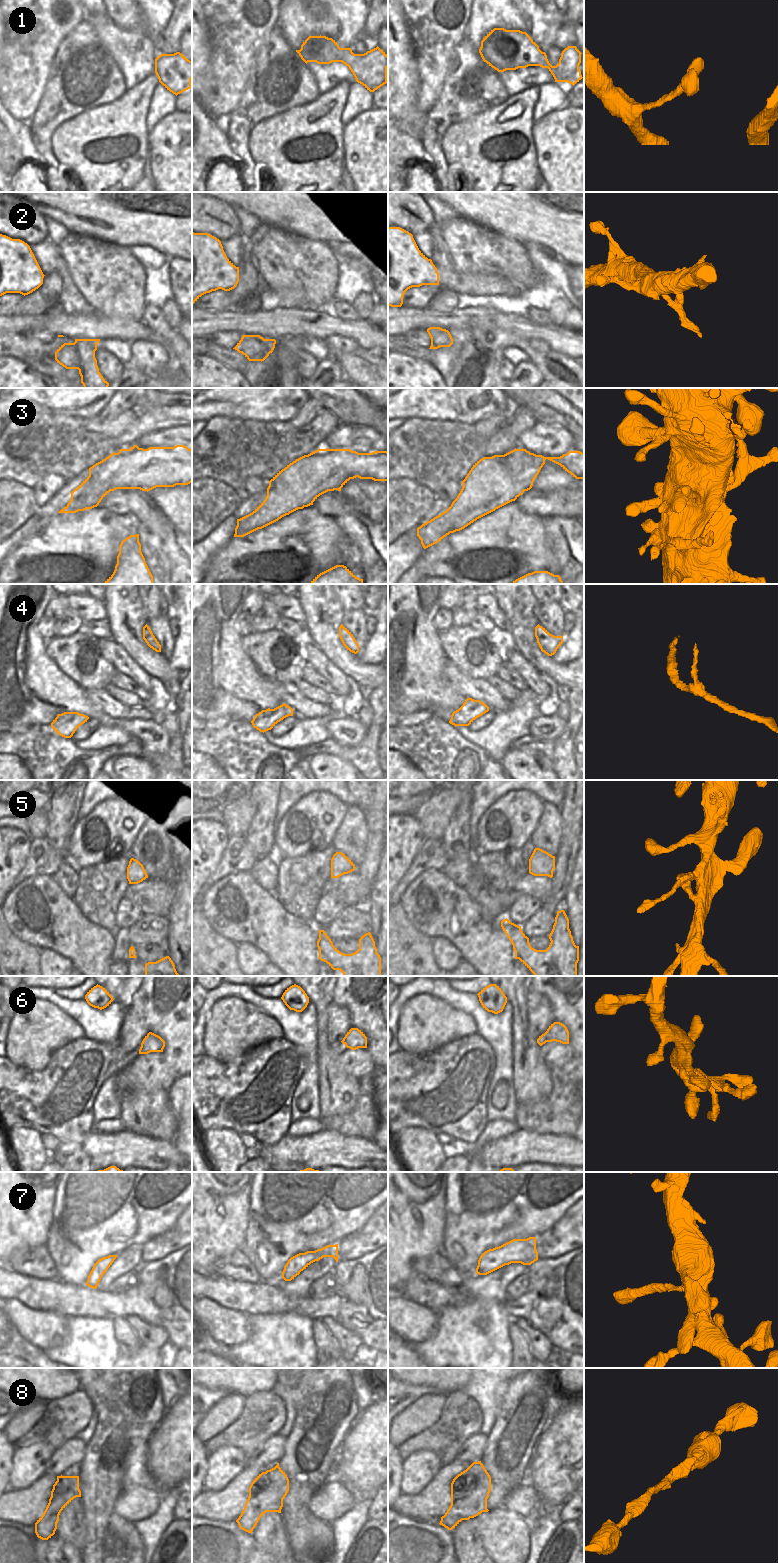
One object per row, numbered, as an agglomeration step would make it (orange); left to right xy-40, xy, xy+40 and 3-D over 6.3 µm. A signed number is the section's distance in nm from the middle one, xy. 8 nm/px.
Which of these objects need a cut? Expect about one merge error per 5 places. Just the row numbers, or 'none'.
none

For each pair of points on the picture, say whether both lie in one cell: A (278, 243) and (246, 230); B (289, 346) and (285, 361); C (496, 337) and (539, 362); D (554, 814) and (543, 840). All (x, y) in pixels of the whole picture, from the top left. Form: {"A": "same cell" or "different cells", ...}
{"A": "different cells", "B": "same cell", "C": "same cell", "D": "same cell"}

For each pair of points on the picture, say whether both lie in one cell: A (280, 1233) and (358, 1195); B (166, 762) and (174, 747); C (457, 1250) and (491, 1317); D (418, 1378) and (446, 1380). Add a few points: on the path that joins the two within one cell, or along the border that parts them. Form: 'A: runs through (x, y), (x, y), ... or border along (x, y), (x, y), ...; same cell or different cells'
A: runs through (299, 1218), (322, 1201), (334, 1201), (339, 1196); same cell
B: runs through (170, 758), (174, 751); same cell
C: border along (476, 1273), (464, 1275); different cells
D: runs through (425, 1378), (439, 1378); same cell

